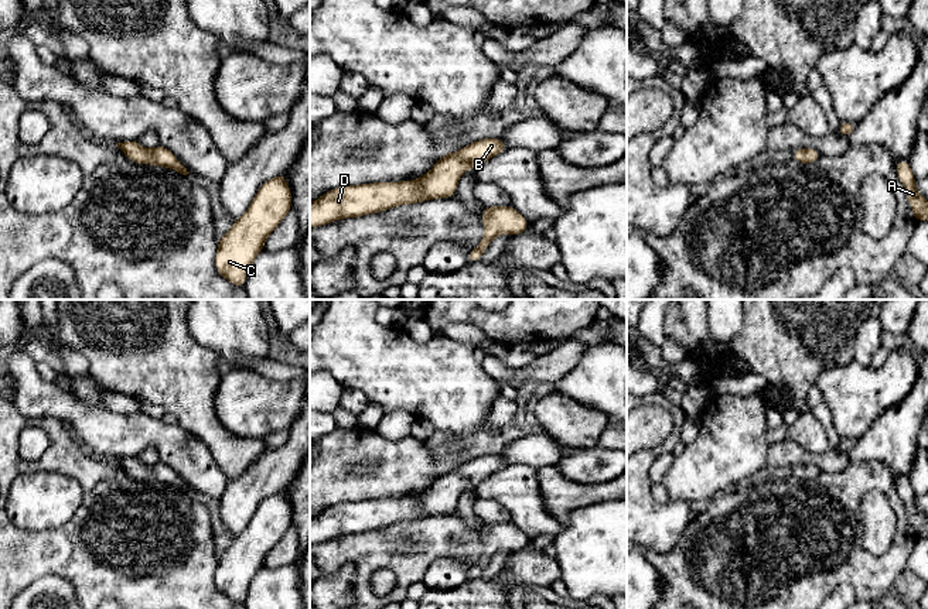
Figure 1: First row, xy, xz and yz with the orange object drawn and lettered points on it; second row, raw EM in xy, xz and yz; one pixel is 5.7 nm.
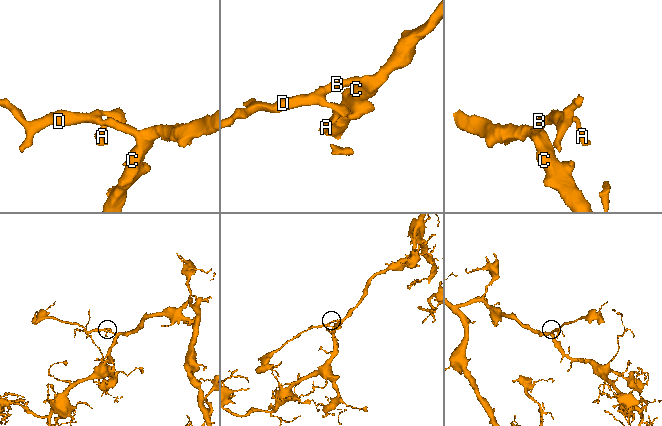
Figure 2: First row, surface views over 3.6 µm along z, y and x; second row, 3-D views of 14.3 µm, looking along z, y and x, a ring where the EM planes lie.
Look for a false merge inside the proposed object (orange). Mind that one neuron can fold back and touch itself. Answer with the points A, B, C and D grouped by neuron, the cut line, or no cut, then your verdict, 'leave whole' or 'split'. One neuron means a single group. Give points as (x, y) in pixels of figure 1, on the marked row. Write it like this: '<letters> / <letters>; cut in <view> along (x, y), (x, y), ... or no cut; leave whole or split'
A B C D; no cut; leave whole

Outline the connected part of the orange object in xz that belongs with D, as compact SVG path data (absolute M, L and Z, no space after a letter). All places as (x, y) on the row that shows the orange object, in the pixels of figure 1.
M501 137L481 138L460 148L458 153L446 153L430 171L414 181L372 182L330 189L310 202L310 229L400 205L451 198L457 195L458 179L468 168L475 171L506 148Z

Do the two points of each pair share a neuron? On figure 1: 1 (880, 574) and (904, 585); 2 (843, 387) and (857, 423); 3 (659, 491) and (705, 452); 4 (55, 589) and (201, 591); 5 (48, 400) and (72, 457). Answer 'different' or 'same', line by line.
1: different
2: same
3: different
4: different
5: different

